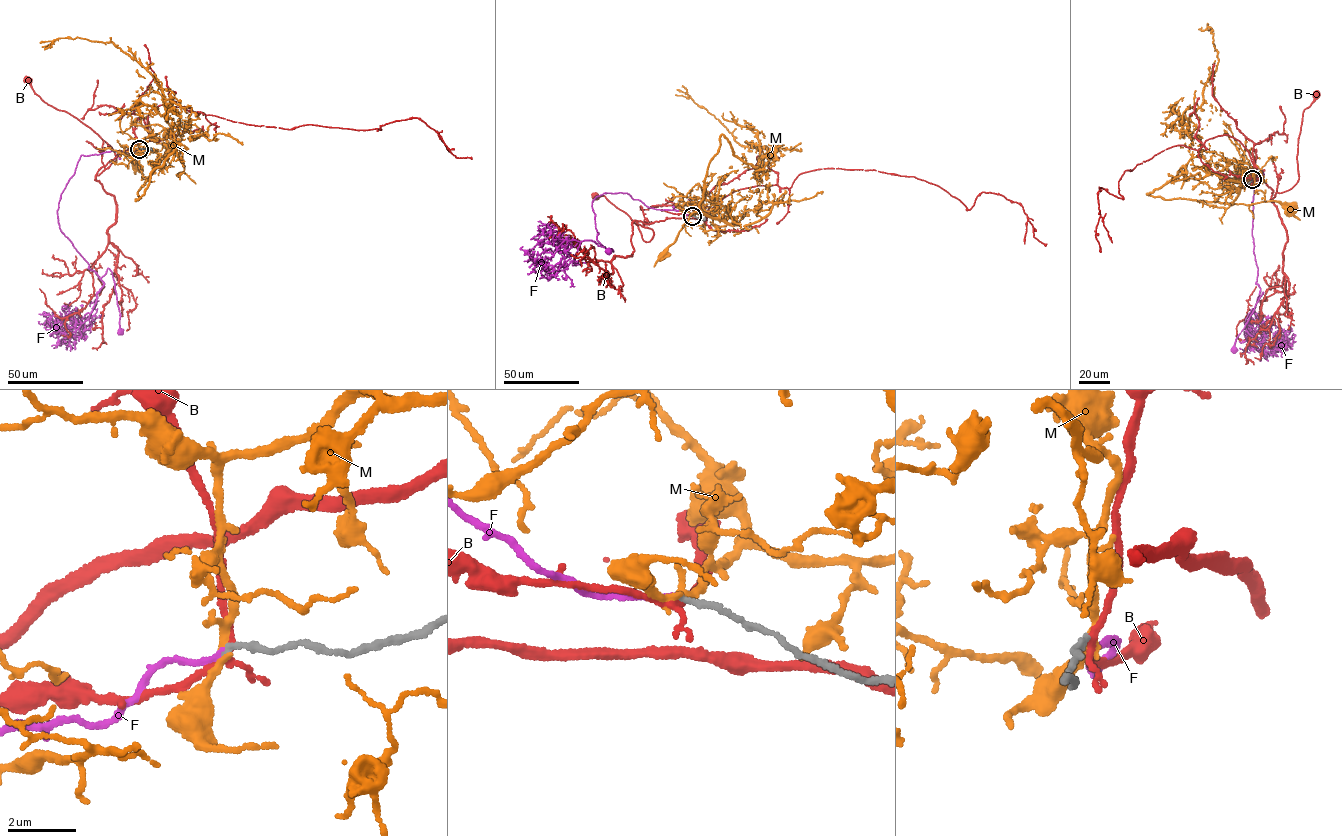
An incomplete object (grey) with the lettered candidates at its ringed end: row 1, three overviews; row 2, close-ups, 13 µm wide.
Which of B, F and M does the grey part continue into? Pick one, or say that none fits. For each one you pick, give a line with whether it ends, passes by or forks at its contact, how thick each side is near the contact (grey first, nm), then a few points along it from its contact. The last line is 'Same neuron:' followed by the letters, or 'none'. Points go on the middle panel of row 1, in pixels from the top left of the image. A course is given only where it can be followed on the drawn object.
F: It ends there. Thickness 170 nm (grey) against 130 nm. Its course: (692, 216), (648, 207), (625, 193), (604, 193), (591, 203), (596, 237), (613, 250), (608, 250)
Same neuron: F

